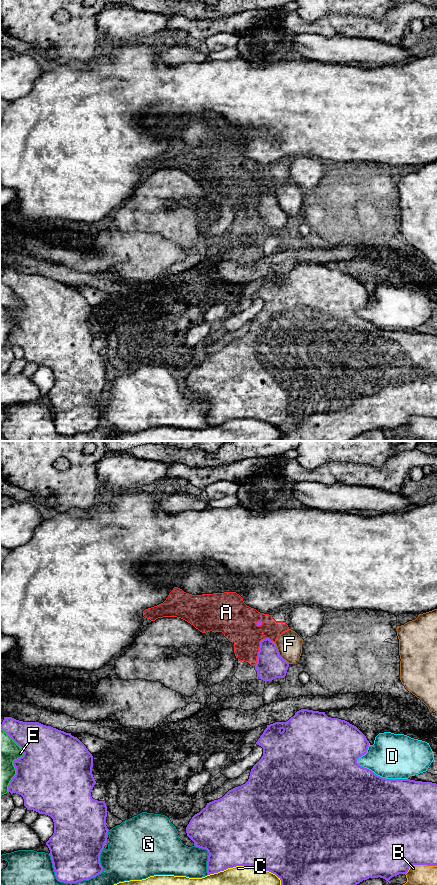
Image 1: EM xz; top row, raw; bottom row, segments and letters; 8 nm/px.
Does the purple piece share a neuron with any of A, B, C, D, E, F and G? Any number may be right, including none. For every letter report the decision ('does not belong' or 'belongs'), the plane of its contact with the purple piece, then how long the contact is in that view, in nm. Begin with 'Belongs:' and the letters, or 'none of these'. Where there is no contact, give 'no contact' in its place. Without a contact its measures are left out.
Belongs: none of these
A: does not belong; meets purple in xz; contact 260 nm long
B: does not belong; meets purple in xz; contact 260 nm long
C: does not belong; meets purple in xz; contact 600 nm long
D: does not belong; meets purple in xz; contact 440 nm long
E: does not belong; meets purple in xz; contact 500 nm long
F: does not belong; meets purple in xz; contact 200 nm long
G: does not belong; meets purple in xz; contact 480 nm long

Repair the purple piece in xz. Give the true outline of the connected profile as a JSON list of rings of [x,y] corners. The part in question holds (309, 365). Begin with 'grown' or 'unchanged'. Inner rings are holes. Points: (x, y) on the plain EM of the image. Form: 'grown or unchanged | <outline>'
unchanged | [[[301,261],[286,274],[275,274],[267,277],[267,280],[264,282],[256,296],[263,300],[263,308],[251,321],[248,333],[241,338],[229,342],[222,350],[207,355],[205,360],[192,369],[186,379],[187,388],[194,394],[194,398],[206,401],[209,405],[207,413],[208,427],[236,418],[252,418],[275,426],[281,432],[281,437],[277,441],[352,441],[363,432],[367,432],[369,430],[380,429],[389,434],[389,432],[394,428],[406,426],[411,417],[437,418],[437,336],[410,331],[386,331],[376,327],[371,322],[360,318],[357,315],[357,311],[367,305],[369,293],[356,278],[345,272],[328,269],[325,264]]]

